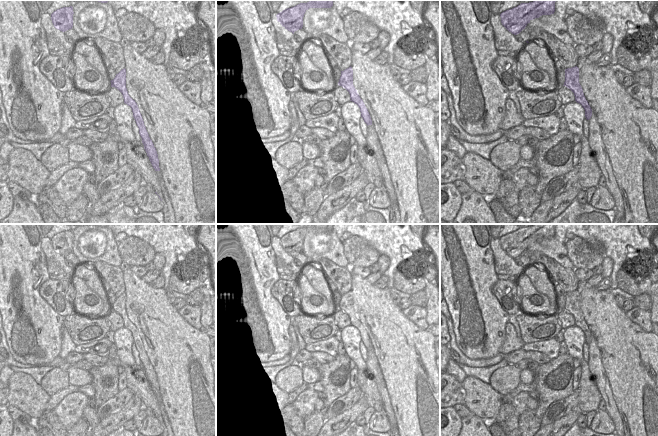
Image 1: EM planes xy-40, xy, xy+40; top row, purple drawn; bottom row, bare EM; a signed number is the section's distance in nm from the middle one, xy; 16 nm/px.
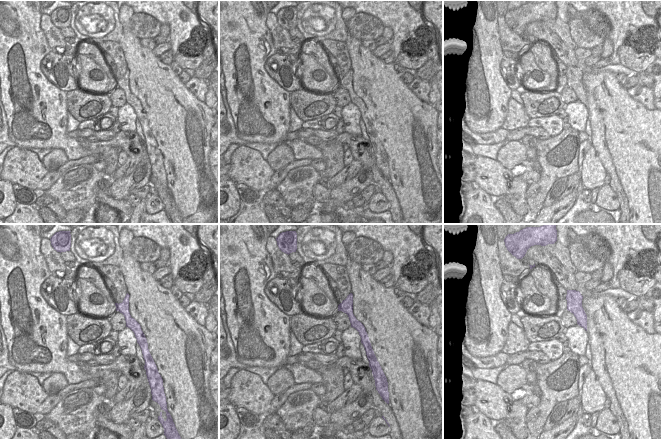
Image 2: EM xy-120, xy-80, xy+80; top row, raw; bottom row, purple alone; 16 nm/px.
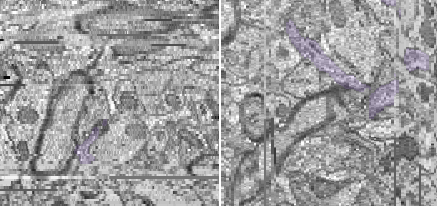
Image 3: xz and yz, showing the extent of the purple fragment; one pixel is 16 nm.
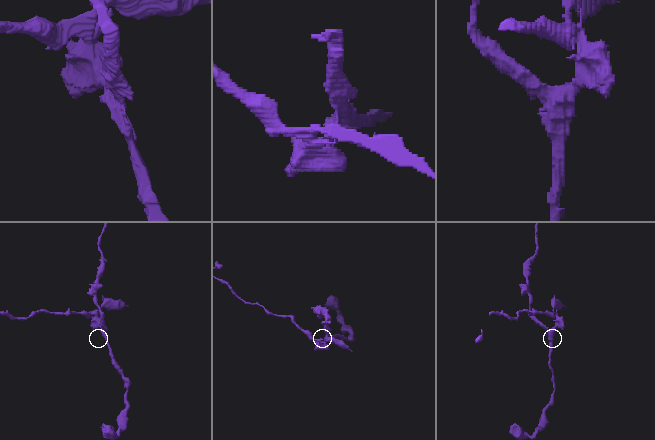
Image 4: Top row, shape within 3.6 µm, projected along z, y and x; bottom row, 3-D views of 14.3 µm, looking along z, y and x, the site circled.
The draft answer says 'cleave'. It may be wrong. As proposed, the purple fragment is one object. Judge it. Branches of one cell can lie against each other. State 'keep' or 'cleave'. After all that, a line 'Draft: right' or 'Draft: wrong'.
cleave
Draft: right

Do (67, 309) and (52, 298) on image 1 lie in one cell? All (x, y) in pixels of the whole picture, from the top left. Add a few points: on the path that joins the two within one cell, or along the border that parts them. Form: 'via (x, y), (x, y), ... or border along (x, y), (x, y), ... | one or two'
via (63, 307), (56, 300) | one

